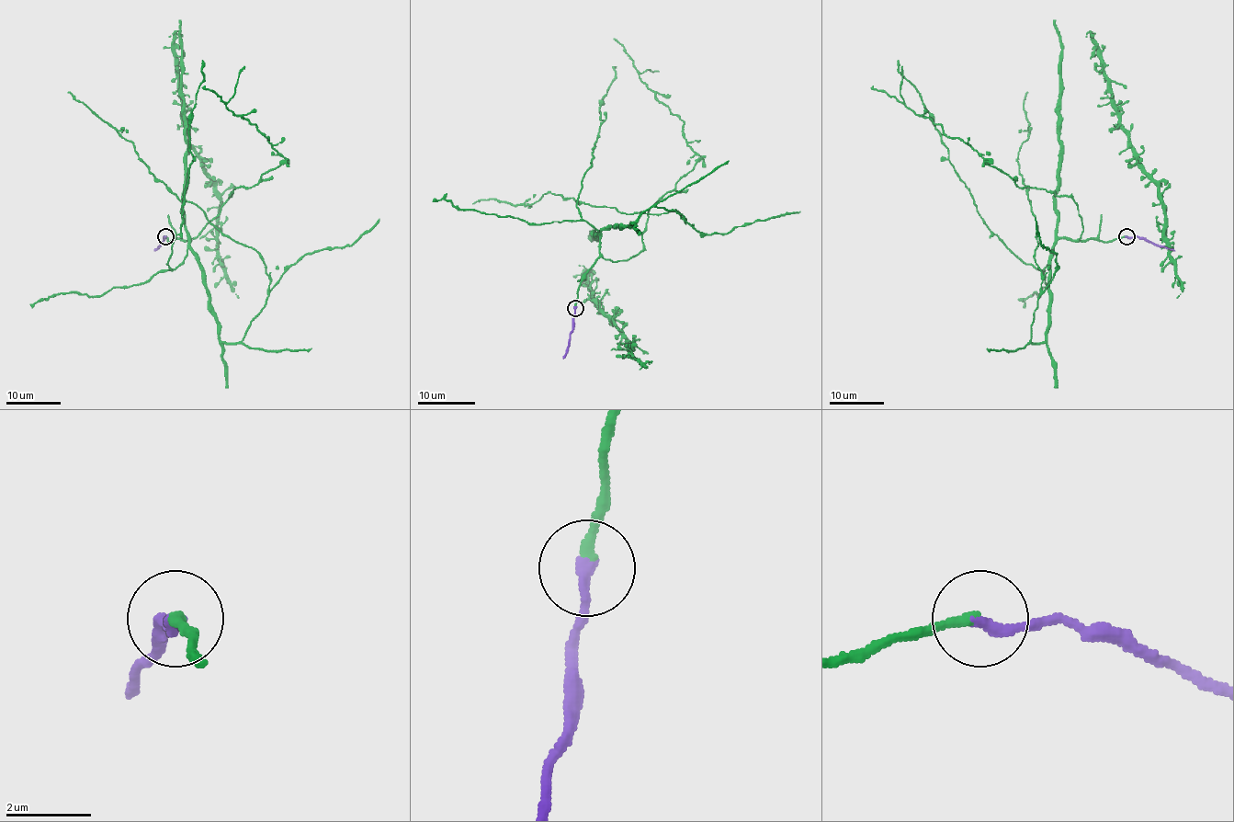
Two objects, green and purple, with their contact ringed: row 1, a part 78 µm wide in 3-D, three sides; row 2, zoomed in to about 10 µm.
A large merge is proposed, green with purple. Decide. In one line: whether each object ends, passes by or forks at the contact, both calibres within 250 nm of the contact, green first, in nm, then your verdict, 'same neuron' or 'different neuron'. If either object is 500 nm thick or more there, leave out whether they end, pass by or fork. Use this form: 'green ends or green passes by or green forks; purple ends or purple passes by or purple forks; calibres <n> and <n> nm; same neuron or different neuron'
green ends; purple ends; calibres 280 and 280 nm; same neuron

